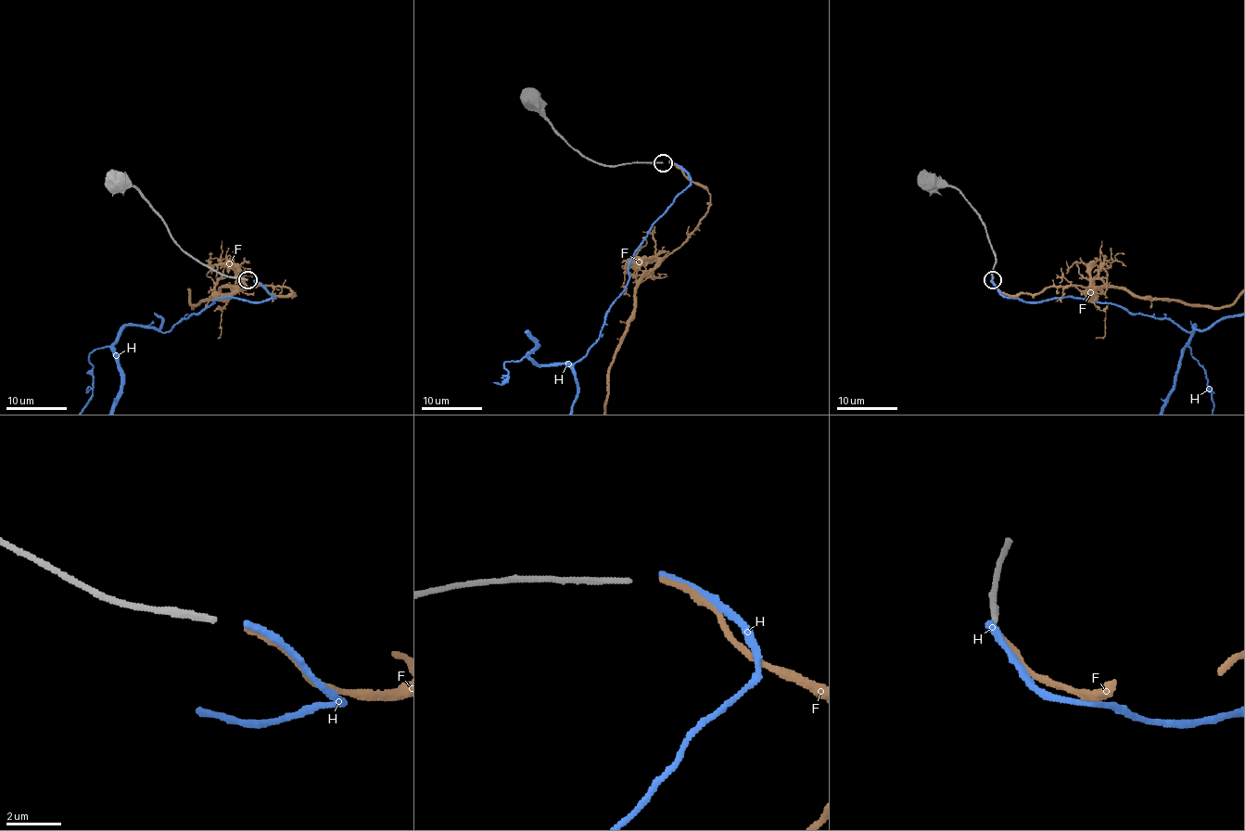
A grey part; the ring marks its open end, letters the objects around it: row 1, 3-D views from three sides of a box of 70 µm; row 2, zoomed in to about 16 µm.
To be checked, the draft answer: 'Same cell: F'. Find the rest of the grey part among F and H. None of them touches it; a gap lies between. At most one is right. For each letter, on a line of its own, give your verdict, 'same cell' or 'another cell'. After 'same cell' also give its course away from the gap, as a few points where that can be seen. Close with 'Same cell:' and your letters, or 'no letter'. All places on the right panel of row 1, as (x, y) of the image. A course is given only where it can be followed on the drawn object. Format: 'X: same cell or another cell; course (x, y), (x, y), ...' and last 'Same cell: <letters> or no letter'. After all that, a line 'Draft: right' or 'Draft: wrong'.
F: same cell
H: another cell
Same cell: F
Draft: right

